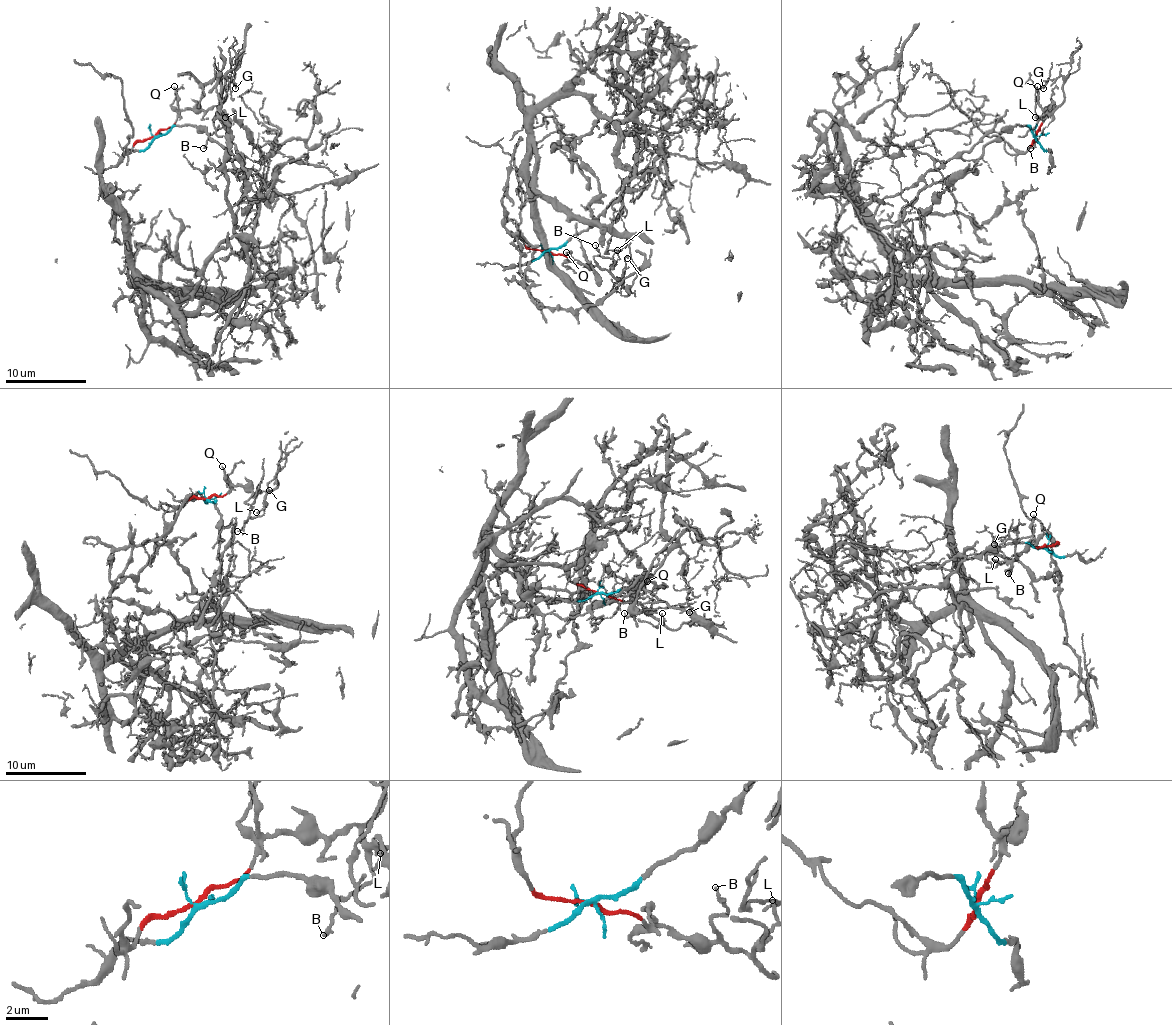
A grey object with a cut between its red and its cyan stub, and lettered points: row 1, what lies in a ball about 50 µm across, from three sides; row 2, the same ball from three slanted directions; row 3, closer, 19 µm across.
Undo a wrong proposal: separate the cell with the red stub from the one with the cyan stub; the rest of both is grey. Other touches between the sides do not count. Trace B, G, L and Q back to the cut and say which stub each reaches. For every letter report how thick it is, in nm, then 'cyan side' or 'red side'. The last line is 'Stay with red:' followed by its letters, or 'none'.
B: calibre 140 nm; red side
G: calibre 90 nm; red side
L: calibre 140 nm; red side
Q: calibre 140 nm; red side
Stay with red: B, G, L, Q

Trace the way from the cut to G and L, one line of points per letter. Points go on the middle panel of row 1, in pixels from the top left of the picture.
G: (546, 251), (600, 265), (616, 280), (627, 257)
L: (546, 251), (562, 253), (606, 269), (618, 257), (616, 249)

